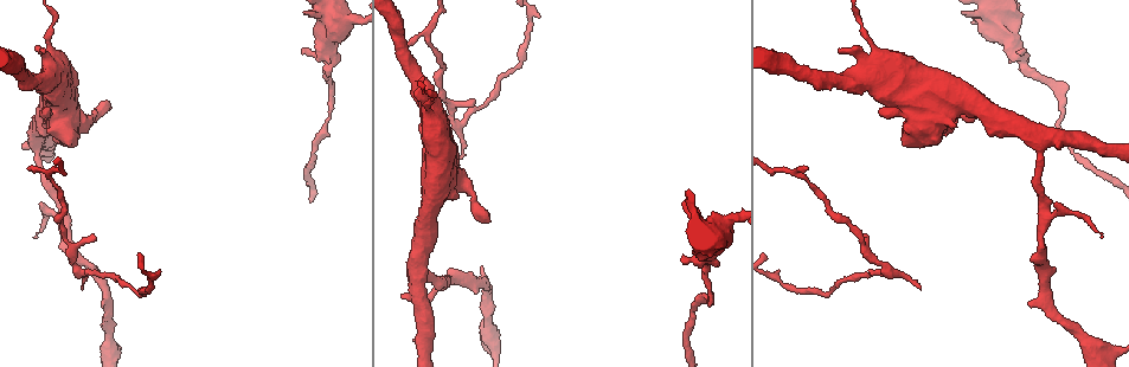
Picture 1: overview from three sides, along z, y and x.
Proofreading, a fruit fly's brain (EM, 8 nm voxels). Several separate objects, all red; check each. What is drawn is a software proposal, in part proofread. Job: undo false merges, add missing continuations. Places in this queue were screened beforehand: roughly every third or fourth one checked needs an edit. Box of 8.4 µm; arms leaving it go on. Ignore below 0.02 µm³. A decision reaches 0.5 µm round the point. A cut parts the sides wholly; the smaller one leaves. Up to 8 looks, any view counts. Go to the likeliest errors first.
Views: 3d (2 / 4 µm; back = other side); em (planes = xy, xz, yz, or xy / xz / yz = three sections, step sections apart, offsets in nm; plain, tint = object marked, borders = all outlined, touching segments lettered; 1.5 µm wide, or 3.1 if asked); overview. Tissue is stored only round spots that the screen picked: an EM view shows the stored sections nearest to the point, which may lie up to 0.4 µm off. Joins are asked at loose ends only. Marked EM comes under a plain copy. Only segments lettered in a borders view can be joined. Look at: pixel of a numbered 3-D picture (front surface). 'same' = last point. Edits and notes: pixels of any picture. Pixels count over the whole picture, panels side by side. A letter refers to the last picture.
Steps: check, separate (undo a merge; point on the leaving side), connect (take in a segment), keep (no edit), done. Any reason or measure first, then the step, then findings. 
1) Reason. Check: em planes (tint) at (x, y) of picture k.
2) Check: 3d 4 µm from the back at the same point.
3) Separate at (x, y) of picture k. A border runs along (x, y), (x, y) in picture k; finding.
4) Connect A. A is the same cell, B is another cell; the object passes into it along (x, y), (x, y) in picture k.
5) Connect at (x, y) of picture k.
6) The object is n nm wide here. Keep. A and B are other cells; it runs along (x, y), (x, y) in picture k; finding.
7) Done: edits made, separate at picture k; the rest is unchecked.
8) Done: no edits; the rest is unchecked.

Thin end. Check: 3d 4 µm from the back at (461, 159) of picture 1.

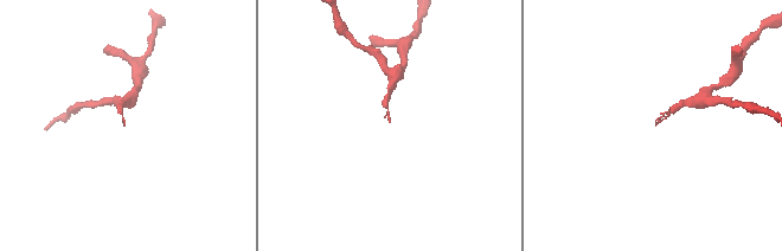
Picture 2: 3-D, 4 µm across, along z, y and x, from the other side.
Now the EM. Check: em planes (borders) at (390, 120) of picture 2.

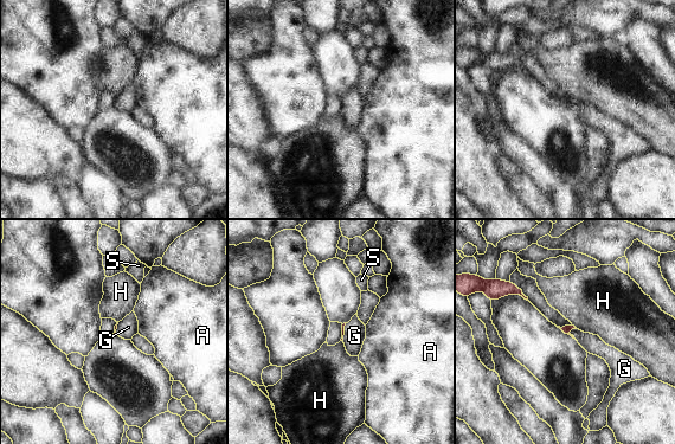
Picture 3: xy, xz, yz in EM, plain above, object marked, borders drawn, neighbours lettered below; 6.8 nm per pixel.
Connect at (592, 343) of picture 3. G is the same cell, A, H and S are other cells; the object passes into it along (566, 329), (569, 333), (592, 343) in picture 3; the neuron continues.

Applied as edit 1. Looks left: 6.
Check: overview.

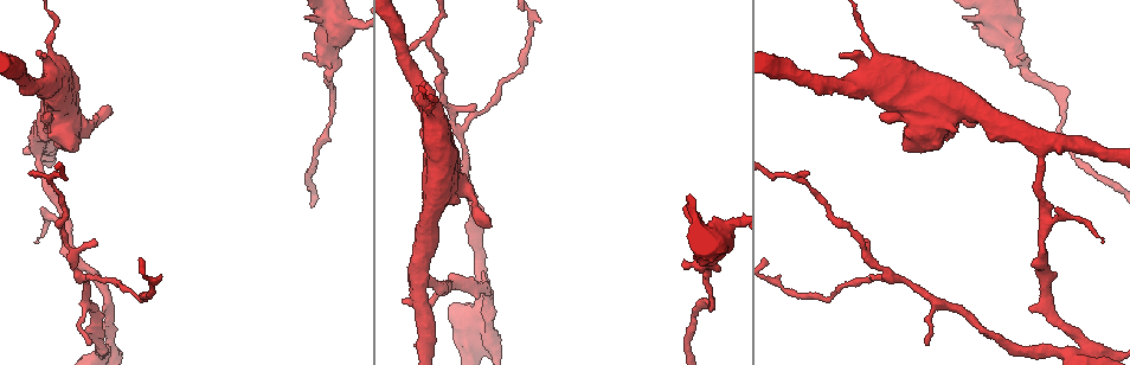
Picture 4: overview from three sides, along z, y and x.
Thin end. Check: em planes (tint) at (43, 237) of picture 4.

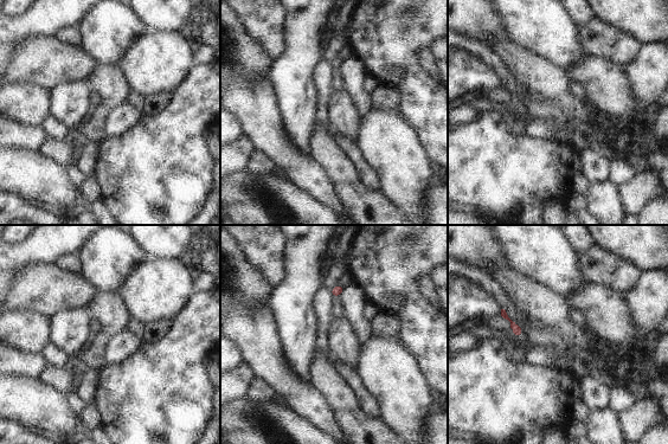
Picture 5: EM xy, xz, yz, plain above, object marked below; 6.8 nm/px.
Check: em planes (borders) at the same point.

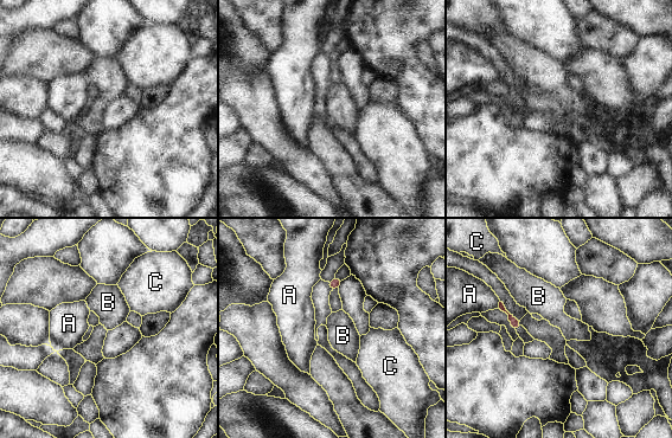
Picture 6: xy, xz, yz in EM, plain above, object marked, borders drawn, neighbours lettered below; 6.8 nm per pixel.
The object is 70 nm wide here. Keep. A, B and C are other cells; a border runs along (499, 301), (498, 308) in picture 6; no lettered segment goes on from it.

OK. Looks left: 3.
Small branch off a trunk. Check: em planes (borders) at (415, 282) of picture 4.

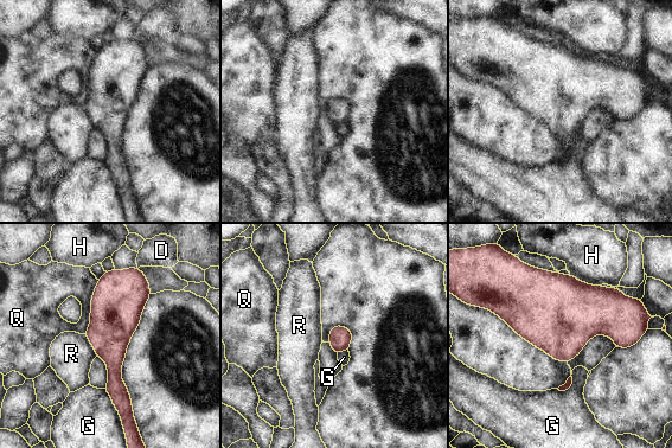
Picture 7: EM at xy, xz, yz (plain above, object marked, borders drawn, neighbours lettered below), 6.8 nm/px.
The object is 360 nm wide here. Keep. D, G, H, Q and R are other cells; a border runs along (98, 280), (89, 327), (83, 333) in picture 7; all the same neuron.

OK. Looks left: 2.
Done: edits made, connect at picture 3; the rest is unchecked.

